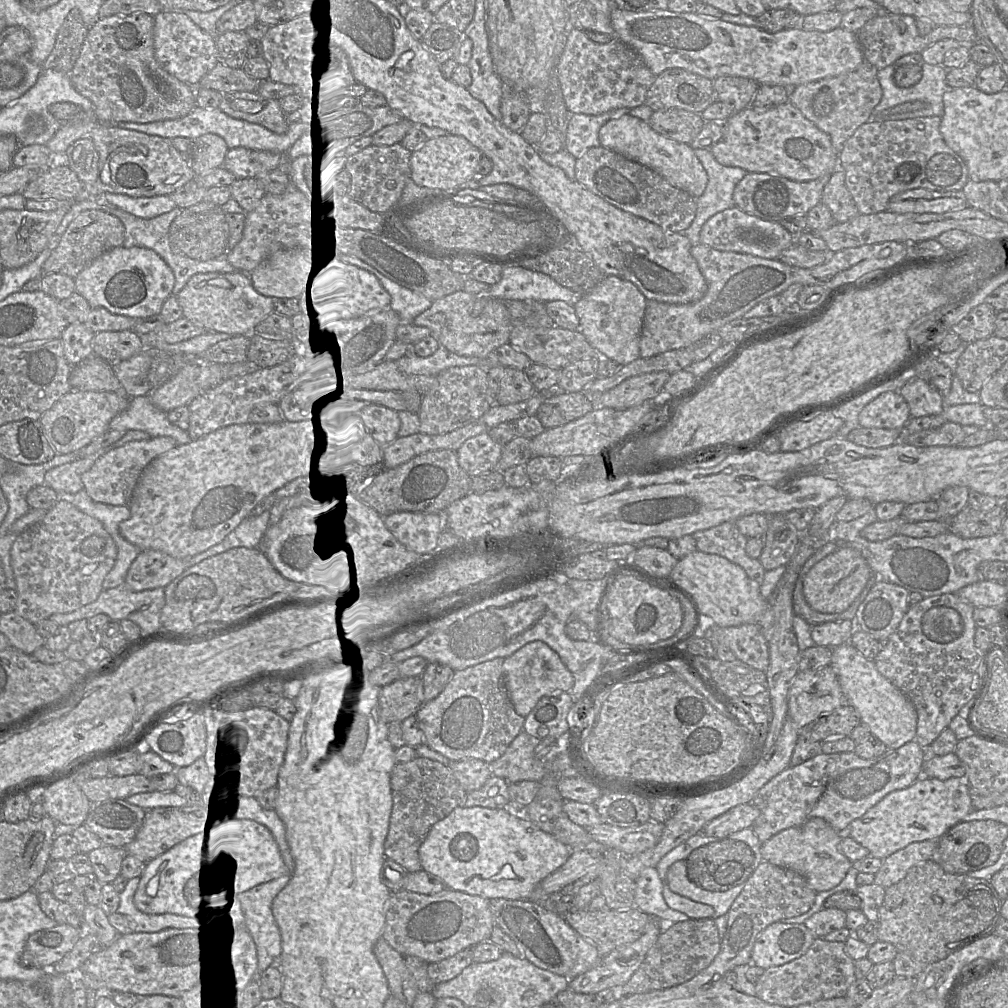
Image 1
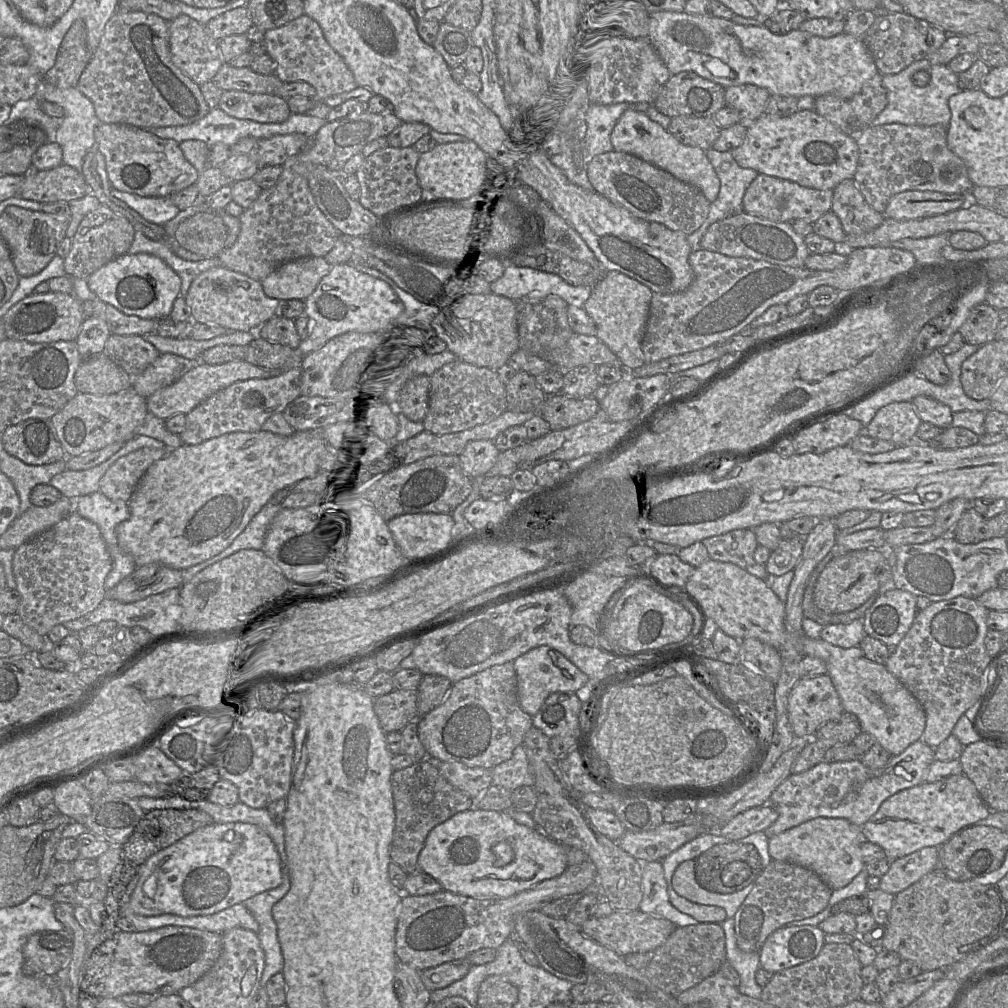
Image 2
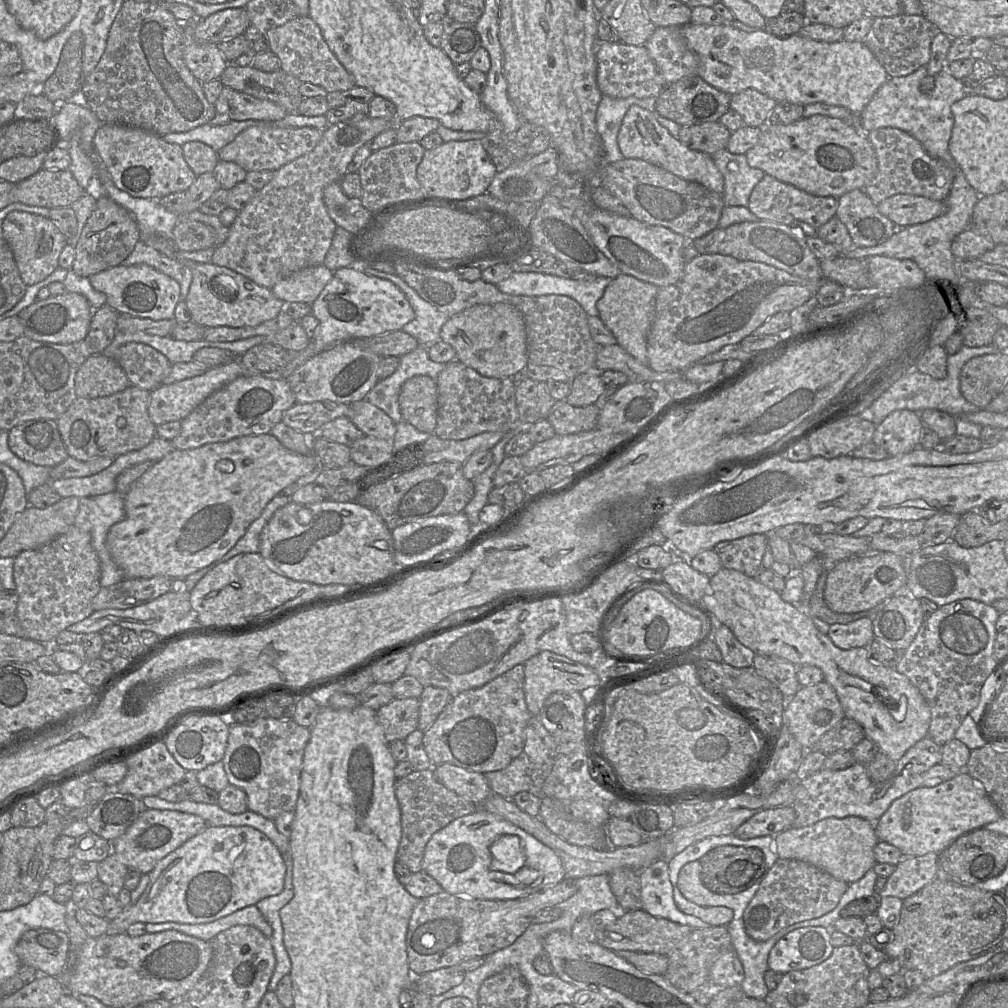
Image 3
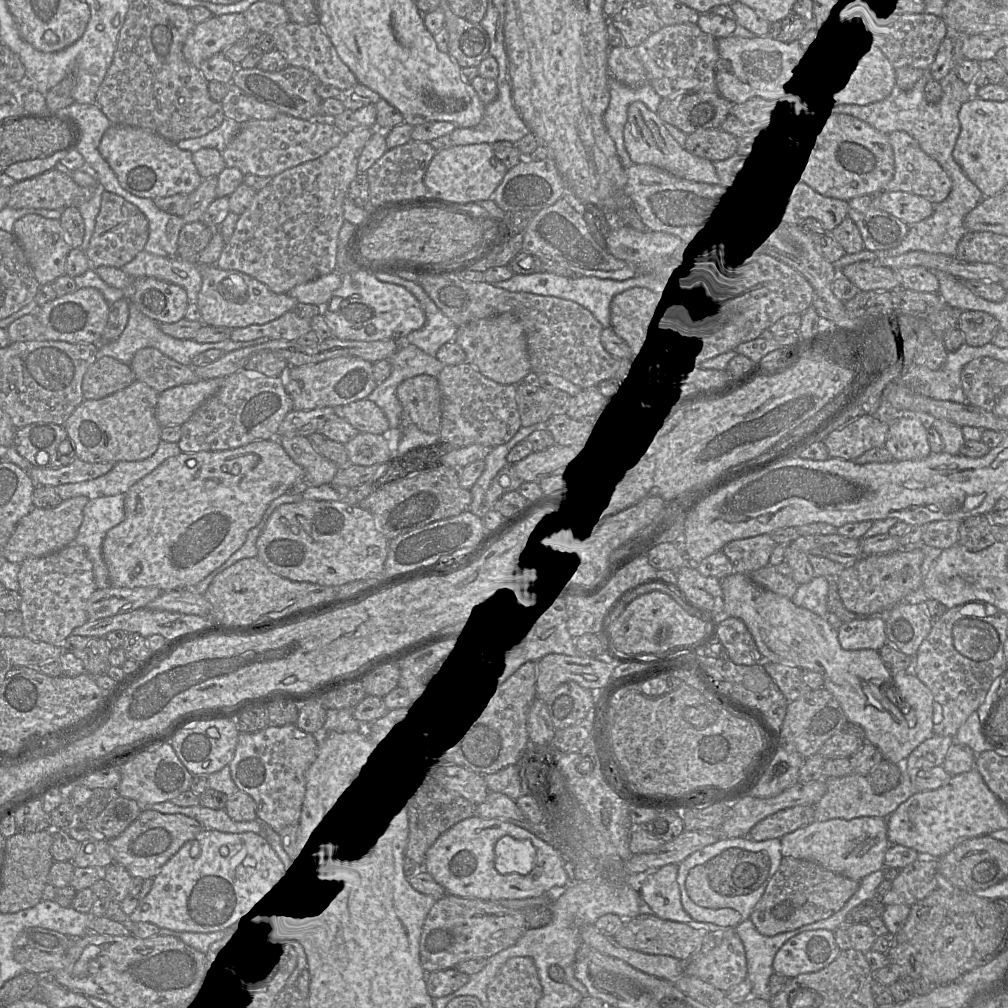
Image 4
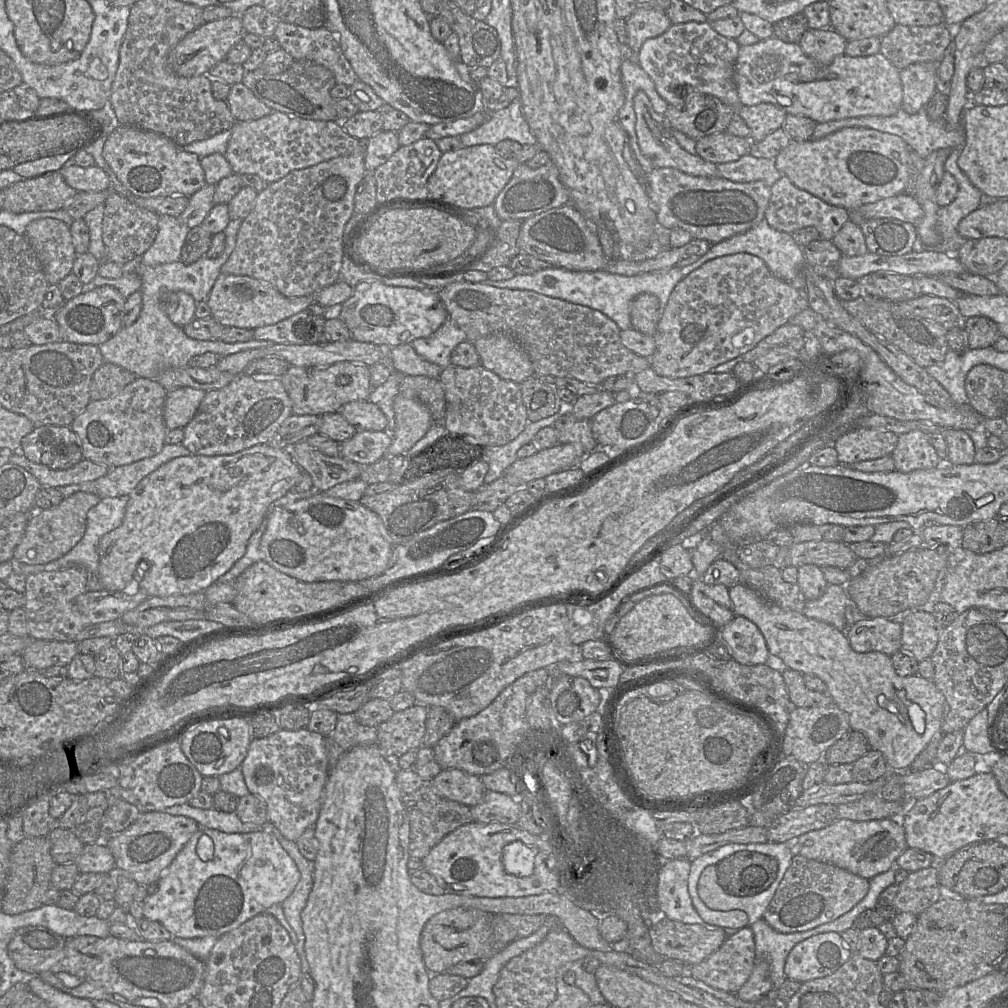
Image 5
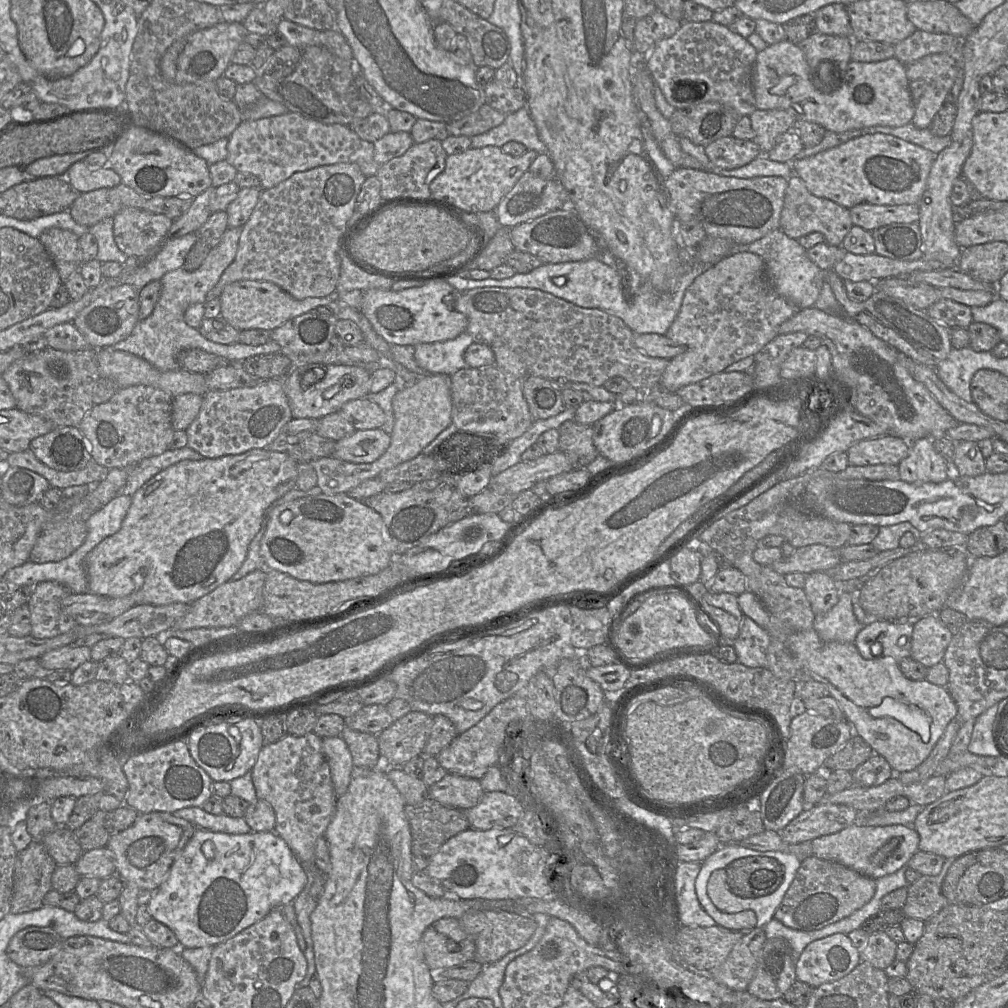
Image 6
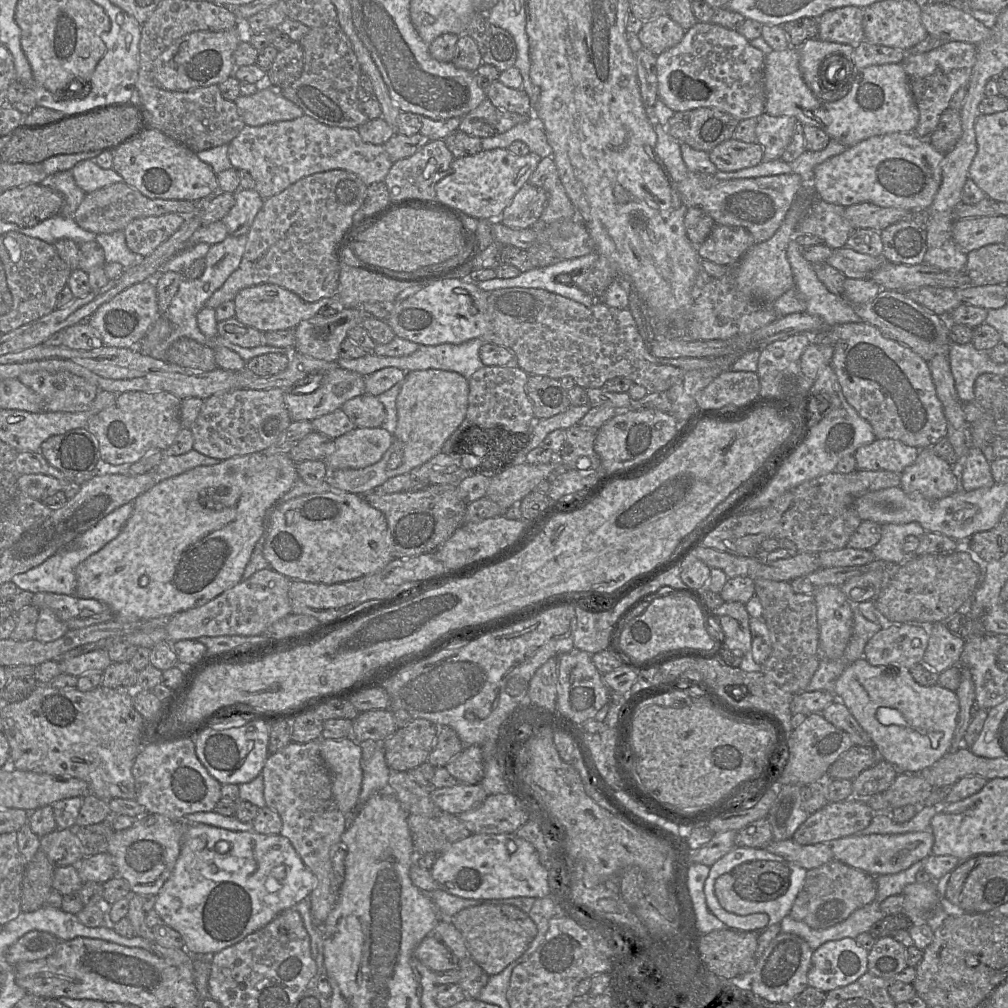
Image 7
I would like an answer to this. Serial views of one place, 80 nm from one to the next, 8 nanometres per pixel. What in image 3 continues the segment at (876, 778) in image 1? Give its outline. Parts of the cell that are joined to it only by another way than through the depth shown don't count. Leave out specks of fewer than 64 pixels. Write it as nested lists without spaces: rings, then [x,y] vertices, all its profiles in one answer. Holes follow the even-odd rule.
[[[925,737],[913,745],[897,761],[893,775],[884,782],[874,782],[867,774],[866,766],[854,763],[844,770],[826,770],[796,781],[793,787],[795,820],[791,828],[812,825],[825,818],[845,818],[855,816],[870,822],[877,822],[892,802],[906,793],[921,787],[921,775],[932,766],[941,763],[942,746]]]

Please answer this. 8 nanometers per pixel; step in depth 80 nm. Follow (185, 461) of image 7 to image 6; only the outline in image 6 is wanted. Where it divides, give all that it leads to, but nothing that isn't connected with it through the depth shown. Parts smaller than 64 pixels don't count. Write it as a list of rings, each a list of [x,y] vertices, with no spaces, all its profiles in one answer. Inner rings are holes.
[[[188,446],[181,449],[167,449],[165,452],[141,460],[130,467],[130,474],[125,485],[118,491],[118,495],[132,496],[149,479],[182,460],[201,460],[204,457]]]

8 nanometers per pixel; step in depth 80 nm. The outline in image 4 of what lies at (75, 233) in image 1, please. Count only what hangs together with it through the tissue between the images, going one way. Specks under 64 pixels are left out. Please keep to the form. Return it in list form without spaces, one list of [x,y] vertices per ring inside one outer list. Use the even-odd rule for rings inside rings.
[[[101,190],[101,206],[96,217],[94,232],[85,254],[91,268],[111,266],[121,268],[144,250],[149,237],[149,222],[145,214],[121,196]]]

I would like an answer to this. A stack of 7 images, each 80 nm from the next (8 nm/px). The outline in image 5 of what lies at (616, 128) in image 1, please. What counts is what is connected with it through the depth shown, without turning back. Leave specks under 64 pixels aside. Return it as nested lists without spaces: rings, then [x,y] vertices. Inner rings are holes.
[[[643,91],[635,94],[633,108],[636,115],[635,132],[639,149],[654,167],[674,168],[692,176],[718,177],[717,164],[681,148],[672,135],[672,129],[664,115],[660,115],[653,109],[650,99]]]

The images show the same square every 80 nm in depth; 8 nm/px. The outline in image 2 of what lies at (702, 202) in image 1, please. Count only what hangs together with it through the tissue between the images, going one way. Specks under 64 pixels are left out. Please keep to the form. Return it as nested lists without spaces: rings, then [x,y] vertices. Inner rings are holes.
[[[710,148],[705,153],[720,180],[720,190],[718,197],[710,204],[706,220],[697,230],[687,235],[691,251],[702,248],[702,237],[712,223],[744,211],[745,191],[759,174],[756,170],[739,166],[730,151]]]

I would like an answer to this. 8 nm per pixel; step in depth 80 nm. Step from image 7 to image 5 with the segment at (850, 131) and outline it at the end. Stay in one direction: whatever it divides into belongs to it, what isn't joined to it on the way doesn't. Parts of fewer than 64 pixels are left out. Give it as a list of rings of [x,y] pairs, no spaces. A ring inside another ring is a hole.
[[[771,37],[752,45],[740,46],[734,66],[734,79],[742,105],[771,103],[787,114],[806,116],[817,123],[860,116],[892,116],[902,109],[900,70],[881,53],[865,57],[843,54],[829,65],[821,65],[807,56],[799,43],[786,43]]]

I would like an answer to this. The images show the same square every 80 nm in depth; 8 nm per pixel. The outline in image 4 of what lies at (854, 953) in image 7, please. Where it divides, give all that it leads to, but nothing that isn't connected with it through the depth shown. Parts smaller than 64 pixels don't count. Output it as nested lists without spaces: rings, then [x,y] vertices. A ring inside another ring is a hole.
[[[805,931],[790,938],[778,950],[773,970],[787,978],[817,972],[830,965],[840,952],[832,931]]]

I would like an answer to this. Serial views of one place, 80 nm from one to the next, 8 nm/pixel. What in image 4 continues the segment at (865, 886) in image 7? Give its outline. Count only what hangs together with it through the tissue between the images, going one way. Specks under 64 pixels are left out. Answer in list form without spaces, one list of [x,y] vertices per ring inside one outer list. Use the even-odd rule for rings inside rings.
[[[783,857],[749,919],[760,934],[775,936],[831,917],[843,908],[859,886],[860,881],[835,874],[815,862]]]

